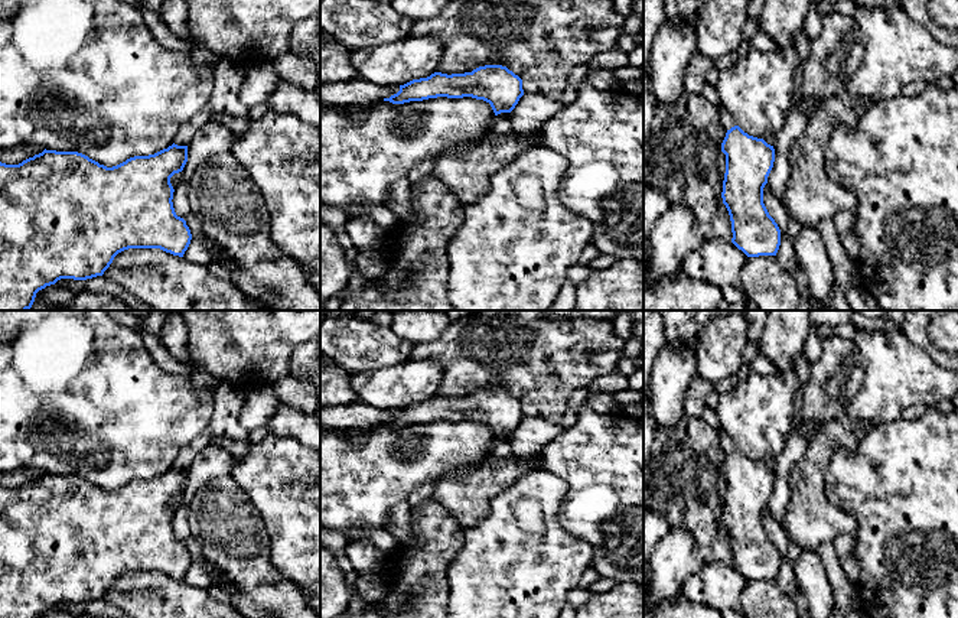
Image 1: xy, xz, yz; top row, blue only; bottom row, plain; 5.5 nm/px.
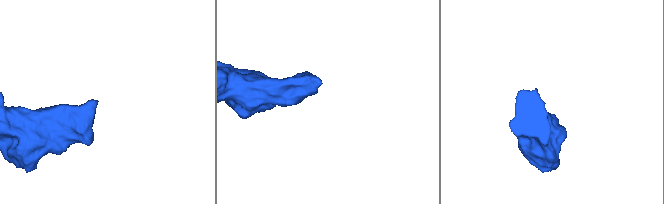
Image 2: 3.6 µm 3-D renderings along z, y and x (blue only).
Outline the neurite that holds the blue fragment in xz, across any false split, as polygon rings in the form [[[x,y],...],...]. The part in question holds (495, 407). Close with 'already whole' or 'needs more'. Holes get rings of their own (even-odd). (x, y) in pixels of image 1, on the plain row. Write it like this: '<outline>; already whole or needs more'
[[[485,388],[465,397],[434,396],[427,401],[400,409],[400,414],[384,425],[404,427],[429,422],[472,420],[491,427],[495,439],[511,436],[524,419],[522,403],[502,388]]]; already whole

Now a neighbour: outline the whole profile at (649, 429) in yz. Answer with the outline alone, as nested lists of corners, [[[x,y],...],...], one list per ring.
[[[643,396],[643,466],[648,464],[651,445],[654,442],[656,426],[649,412],[649,399]]]

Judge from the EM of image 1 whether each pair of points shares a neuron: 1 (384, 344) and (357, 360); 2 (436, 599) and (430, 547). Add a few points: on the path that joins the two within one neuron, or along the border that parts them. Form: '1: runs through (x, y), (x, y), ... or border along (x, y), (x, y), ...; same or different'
1: runs through (377, 347), (368, 347), (362, 353); same
2: runs through (430, 586), (430, 560); same

